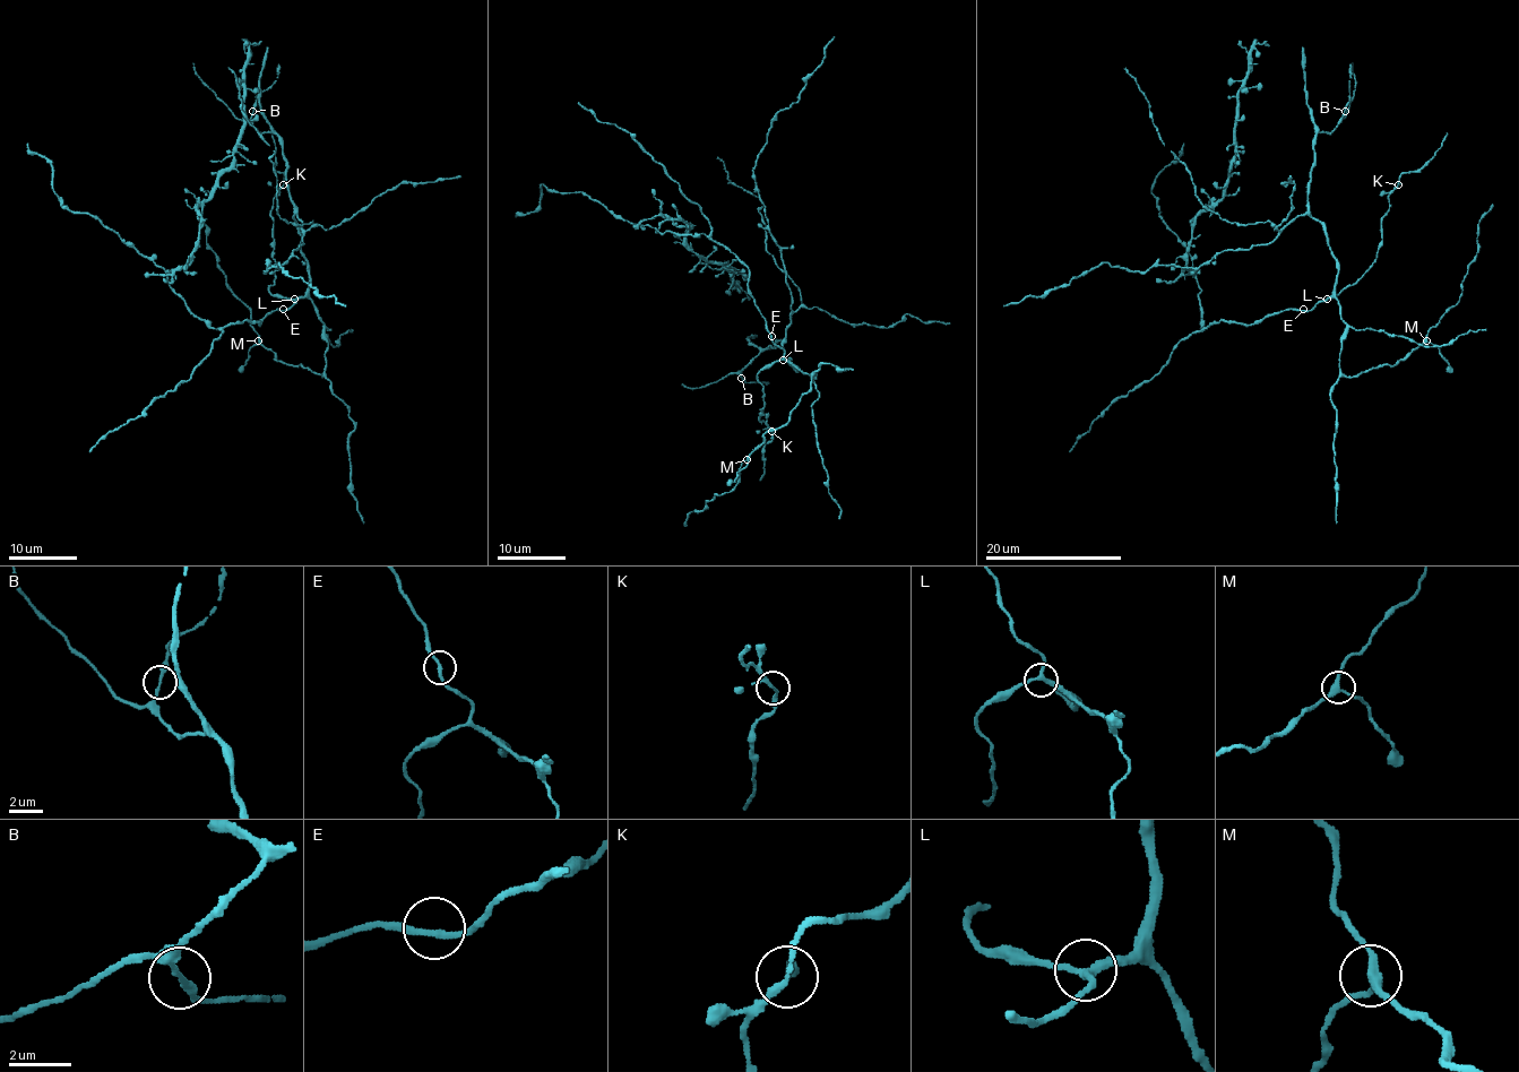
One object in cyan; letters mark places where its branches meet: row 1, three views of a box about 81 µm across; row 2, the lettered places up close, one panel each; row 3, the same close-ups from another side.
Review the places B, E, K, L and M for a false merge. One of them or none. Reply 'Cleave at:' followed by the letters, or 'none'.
Cleave at: none

